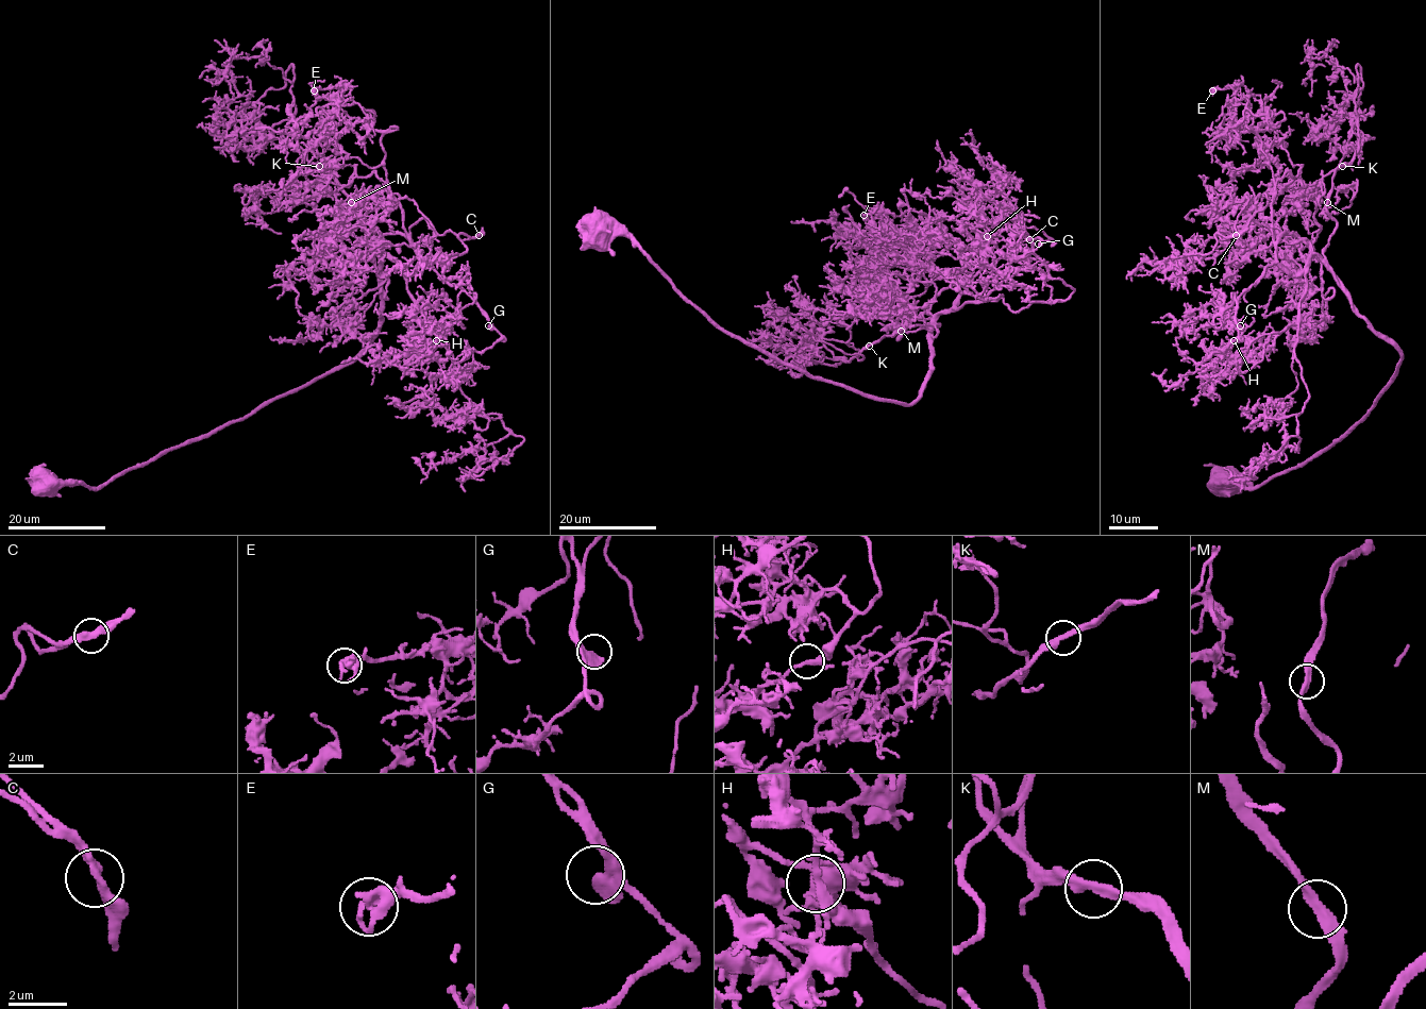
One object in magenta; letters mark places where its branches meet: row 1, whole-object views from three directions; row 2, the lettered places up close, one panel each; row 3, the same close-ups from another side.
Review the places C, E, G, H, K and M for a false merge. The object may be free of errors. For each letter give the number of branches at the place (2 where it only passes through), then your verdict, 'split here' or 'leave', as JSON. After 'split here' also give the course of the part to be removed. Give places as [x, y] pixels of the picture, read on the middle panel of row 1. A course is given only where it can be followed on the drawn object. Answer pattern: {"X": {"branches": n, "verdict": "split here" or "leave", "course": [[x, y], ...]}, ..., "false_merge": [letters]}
{"C": {"branches": 2, "verdict": "leave"}, "E": {"branches": 2, "verdict": "leave"}, "G": {"branches": 2, "verdict": "leave"}, "H": {"branches": 2, "verdict": "leave"}, "K": {"branches": 2, "verdict": "leave"}, "M": {"branches": 2, "verdict": "leave"}, "false_merge": []}

